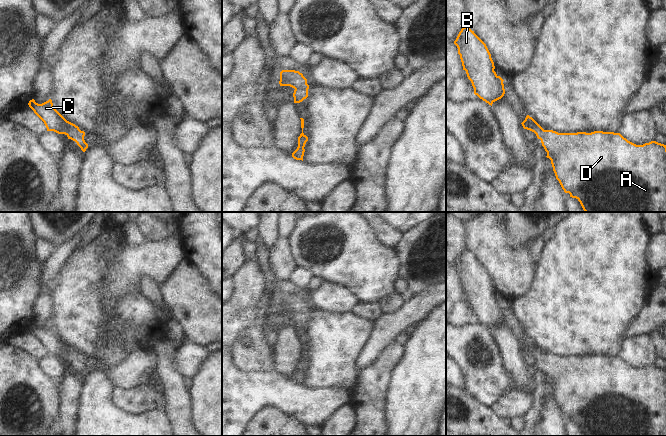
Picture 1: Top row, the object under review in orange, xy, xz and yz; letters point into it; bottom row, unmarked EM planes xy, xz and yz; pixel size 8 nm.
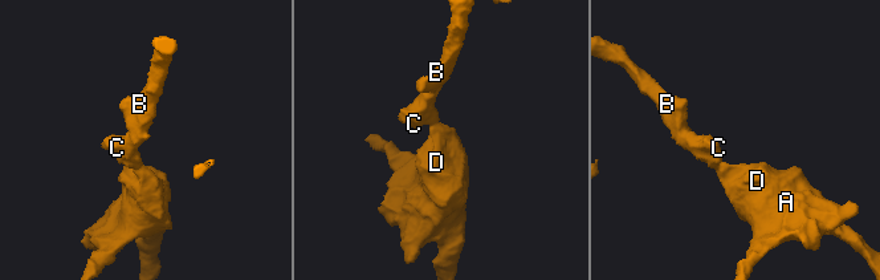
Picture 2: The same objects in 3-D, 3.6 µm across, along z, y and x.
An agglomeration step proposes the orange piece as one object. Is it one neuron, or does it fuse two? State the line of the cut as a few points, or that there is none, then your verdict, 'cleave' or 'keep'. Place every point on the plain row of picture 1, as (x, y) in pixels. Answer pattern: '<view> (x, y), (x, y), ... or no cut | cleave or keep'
no cut | keep

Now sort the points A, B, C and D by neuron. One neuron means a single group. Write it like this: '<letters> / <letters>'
A B C D

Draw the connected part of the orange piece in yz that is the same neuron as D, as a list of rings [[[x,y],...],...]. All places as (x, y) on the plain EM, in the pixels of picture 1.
[[[529,339],[521,348],[541,364],[562,413],[576,422],[585,436],[666,436],[666,369],[656,365],[636,369],[614,356],[558,357],[544,354]]]

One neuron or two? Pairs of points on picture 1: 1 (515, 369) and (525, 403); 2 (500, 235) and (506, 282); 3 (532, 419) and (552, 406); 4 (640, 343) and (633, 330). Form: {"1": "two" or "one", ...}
{"1": "two", "2": "one", "3": "two", "4": "two"}

